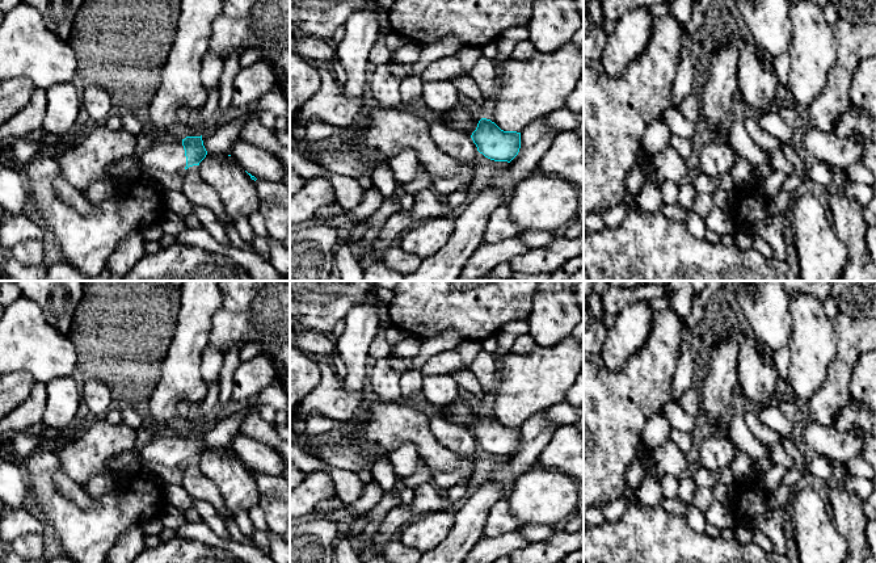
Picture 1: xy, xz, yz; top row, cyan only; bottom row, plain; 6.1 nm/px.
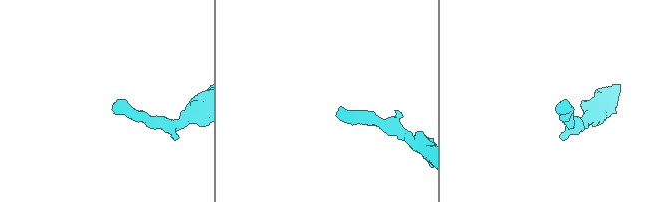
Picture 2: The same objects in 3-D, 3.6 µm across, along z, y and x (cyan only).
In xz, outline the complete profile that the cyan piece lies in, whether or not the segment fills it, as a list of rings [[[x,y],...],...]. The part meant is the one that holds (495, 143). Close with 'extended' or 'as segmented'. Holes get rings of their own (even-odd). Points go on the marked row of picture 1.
[[[462,104],[439,115],[439,119],[446,127],[469,135],[477,151],[490,160],[510,163],[519,152],[521,133],[504,131]]]; extended

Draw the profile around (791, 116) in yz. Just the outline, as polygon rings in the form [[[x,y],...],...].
[[[793,104],[778,110],[778,114],[786,126],[799,135],[808,127],[806,118]]]

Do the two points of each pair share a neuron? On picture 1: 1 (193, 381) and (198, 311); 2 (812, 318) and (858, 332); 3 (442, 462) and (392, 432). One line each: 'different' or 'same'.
1: same
2: different
3: same

